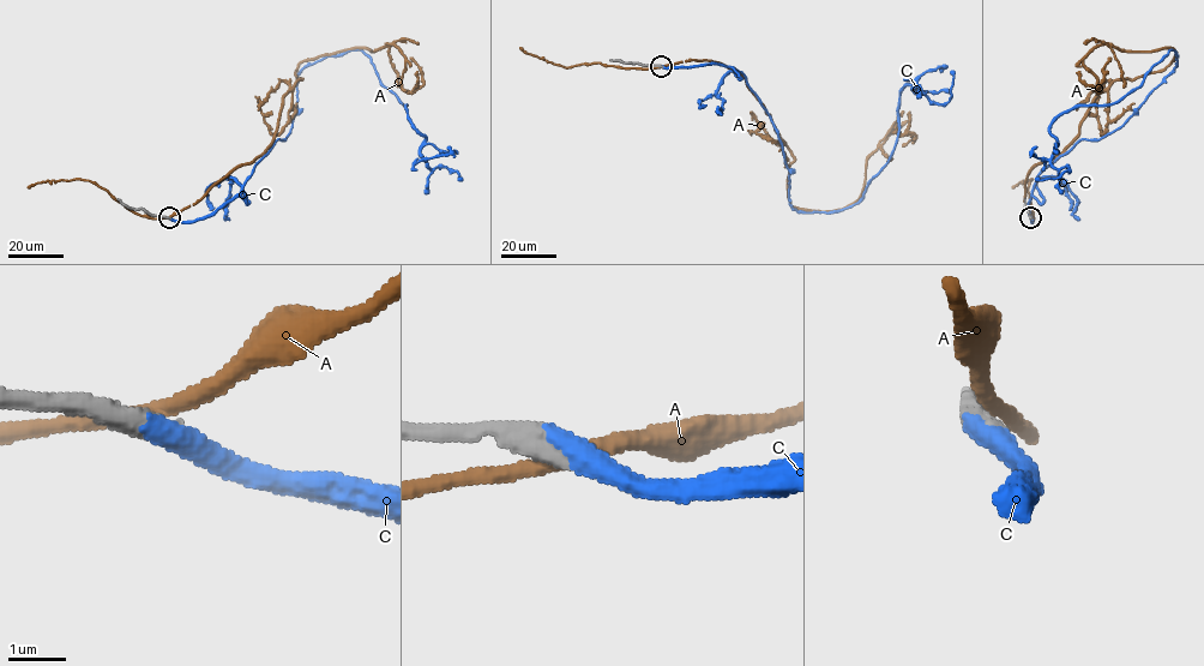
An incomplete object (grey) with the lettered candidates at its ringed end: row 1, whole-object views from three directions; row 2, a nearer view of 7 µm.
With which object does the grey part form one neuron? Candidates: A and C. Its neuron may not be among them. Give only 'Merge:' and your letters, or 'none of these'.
Merge: C

